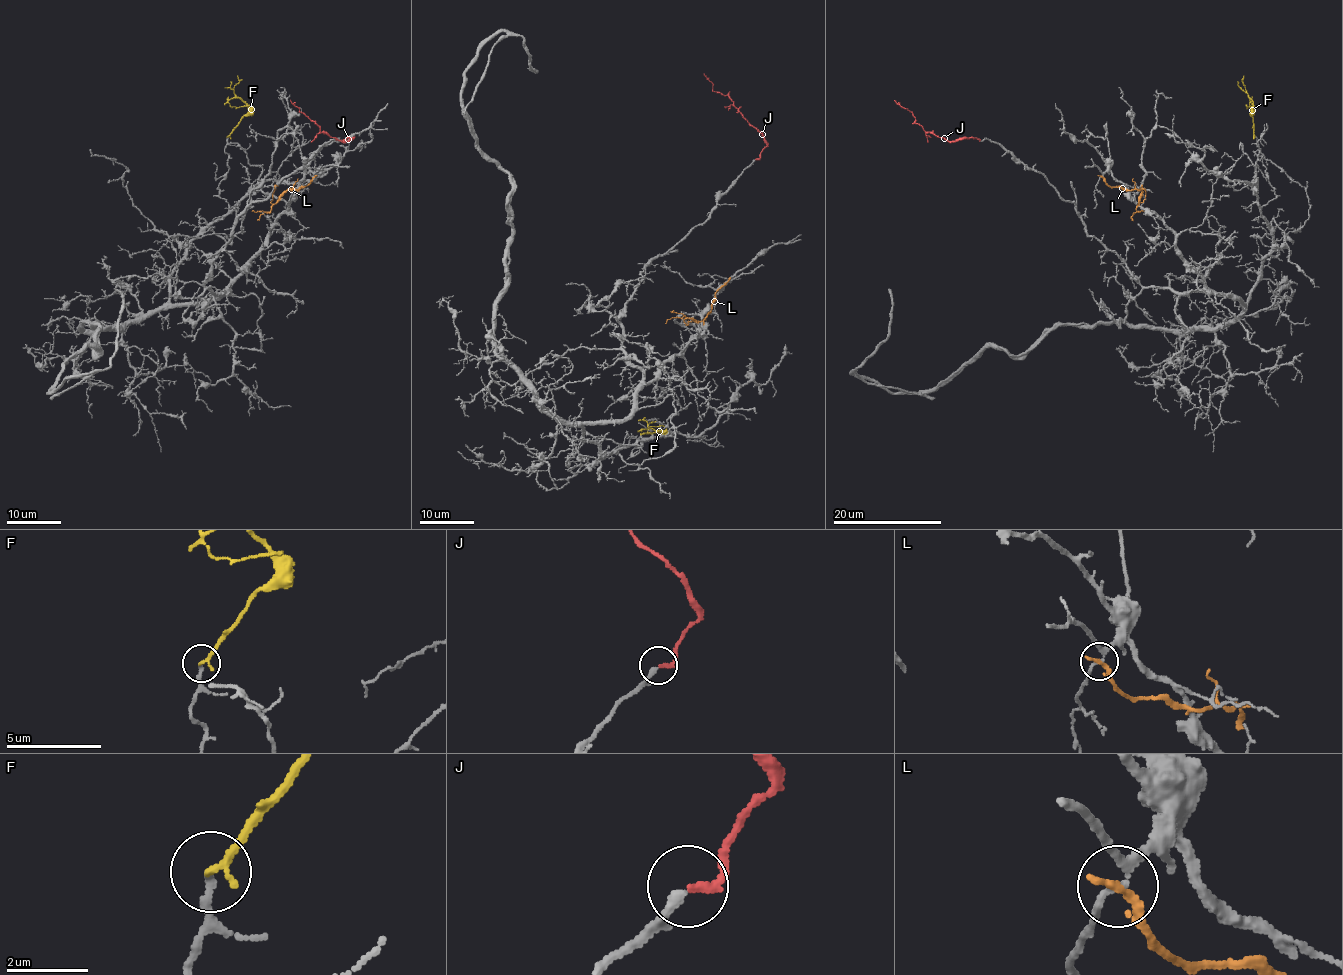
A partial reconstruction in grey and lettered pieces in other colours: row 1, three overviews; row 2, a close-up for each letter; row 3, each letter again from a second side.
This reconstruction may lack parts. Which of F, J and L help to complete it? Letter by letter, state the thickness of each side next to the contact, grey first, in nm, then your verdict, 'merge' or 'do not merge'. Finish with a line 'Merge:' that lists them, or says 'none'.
F: 160 nm thick on the grey side, 200 nm on the other; do not merge
J: 200 nm thick on the grey side, 180 nm on the other; merge
L: 140 nm thick on the grey side, 240 nm on the other; do not merge
Merge: J

